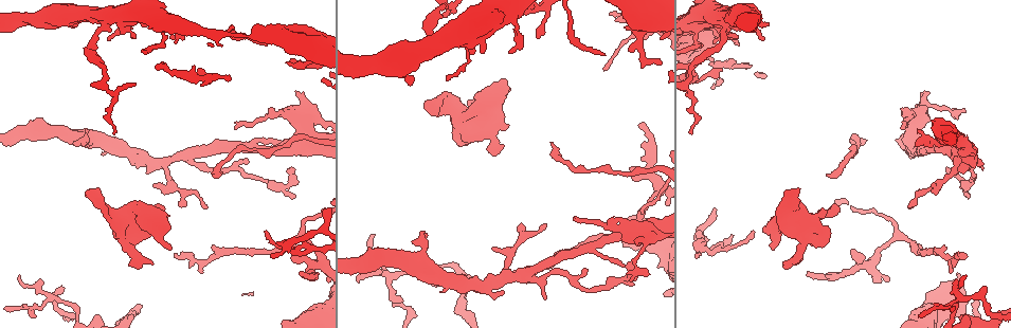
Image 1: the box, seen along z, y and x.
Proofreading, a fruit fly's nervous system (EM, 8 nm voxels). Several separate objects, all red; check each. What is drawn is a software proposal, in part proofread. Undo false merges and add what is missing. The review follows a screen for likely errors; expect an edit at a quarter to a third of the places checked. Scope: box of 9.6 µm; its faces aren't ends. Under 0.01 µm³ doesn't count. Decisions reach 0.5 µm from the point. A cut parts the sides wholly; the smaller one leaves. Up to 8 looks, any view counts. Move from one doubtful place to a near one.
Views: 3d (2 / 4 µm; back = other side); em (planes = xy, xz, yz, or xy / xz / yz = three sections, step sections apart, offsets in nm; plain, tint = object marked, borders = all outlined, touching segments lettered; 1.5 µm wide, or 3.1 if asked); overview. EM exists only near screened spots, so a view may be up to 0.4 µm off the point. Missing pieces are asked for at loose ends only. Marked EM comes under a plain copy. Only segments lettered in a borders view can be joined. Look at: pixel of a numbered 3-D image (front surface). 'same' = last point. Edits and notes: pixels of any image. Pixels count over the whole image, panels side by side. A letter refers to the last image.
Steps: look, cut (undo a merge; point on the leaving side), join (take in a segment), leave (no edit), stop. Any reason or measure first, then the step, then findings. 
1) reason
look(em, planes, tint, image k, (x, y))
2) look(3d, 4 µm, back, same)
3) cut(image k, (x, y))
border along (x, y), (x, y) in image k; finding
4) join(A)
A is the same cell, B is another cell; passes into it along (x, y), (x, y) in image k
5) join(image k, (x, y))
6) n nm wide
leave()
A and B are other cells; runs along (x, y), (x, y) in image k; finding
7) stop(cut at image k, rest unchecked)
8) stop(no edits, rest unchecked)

branch stops here
look(3d, 4 µm, back, image 1, (545, 298))

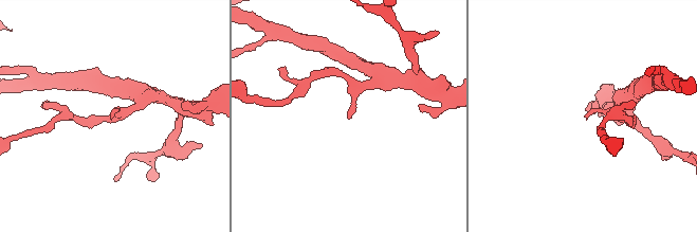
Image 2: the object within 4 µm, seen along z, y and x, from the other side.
look(em, planes, borders, image 2, (350, 118))

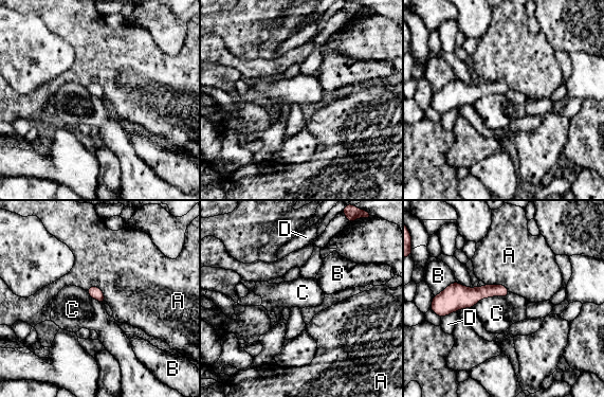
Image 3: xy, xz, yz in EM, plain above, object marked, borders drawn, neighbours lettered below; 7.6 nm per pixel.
leave()
A, B, C and D are other cells; no lettered segment goes on from it

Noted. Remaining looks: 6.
branch stops here
look(em, xz, step 4, borders, image 1, (932, 186))

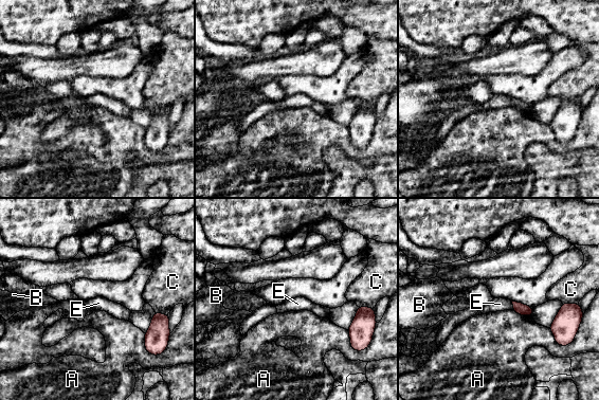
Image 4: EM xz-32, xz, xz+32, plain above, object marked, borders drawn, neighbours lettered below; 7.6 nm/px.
leave()
A, B, C and E are other cells; border along (578, 303), (562, 304) in image 4; none of them fits

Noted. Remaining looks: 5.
look(em, yz, step 8, borders, image 1, (52, 296))

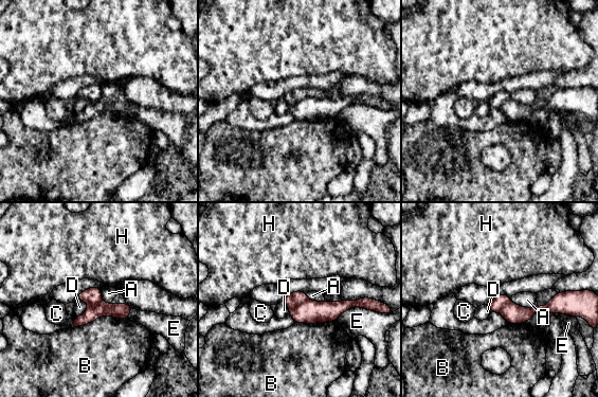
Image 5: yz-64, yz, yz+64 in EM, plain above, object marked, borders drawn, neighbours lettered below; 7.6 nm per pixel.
look(em, planes, borders, same)

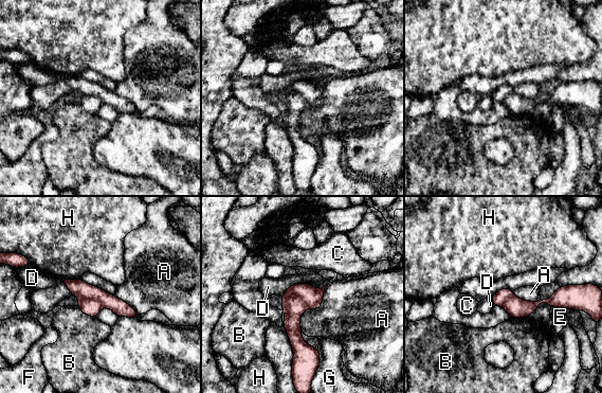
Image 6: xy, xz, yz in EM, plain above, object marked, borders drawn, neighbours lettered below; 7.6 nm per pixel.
A touches over 400 nm
cut(image 6, (293, 307))
A, B, C, D, E, F, G and H are other cells; two neurons meet here

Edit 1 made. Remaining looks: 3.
see it whole again
look(overview)

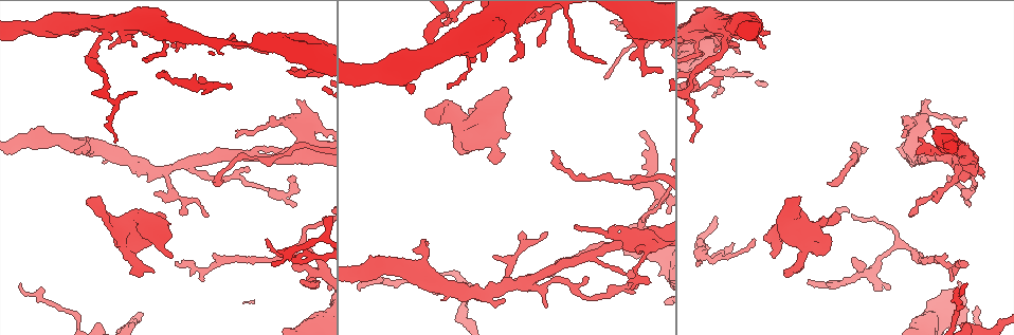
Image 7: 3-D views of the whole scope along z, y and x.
thick end
look(em, planes, tint, image 7, (506, 88))

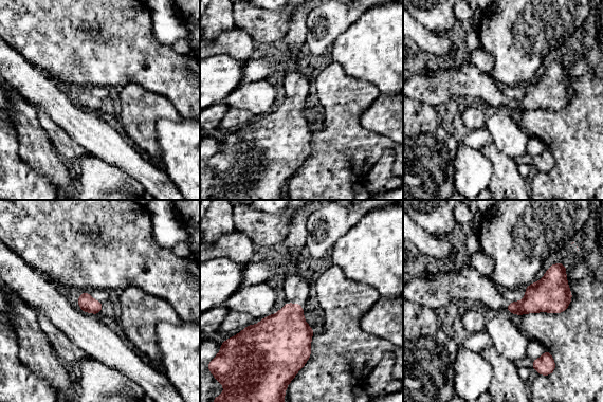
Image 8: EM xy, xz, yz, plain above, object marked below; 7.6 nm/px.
look(em, planes, borders, same)

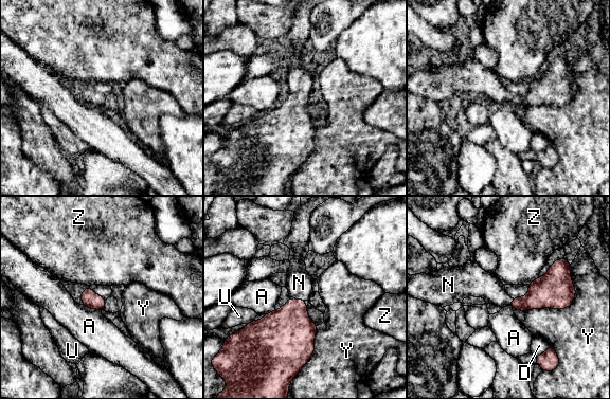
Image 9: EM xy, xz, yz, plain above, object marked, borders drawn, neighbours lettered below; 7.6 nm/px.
Y touches over 460 nm
join(N)
N is the same cell, A, D, U, Y and Z are other cells; the neuron continues

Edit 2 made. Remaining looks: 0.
stop(cut at image 6, join at image 9, rest unchecked)

